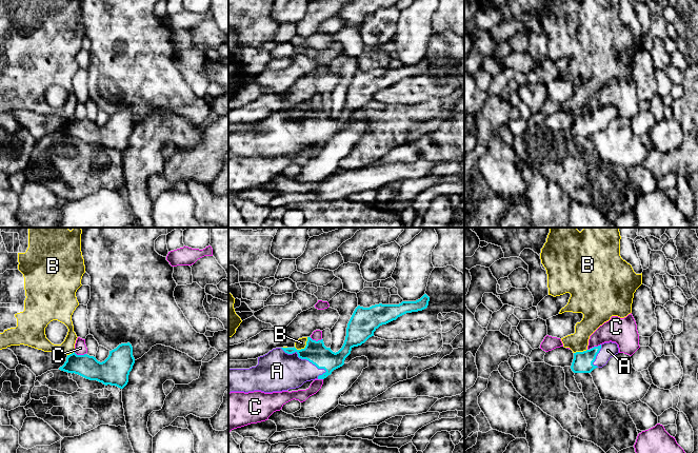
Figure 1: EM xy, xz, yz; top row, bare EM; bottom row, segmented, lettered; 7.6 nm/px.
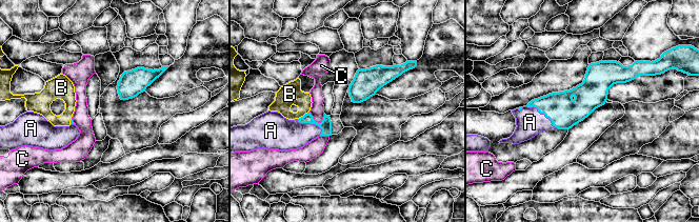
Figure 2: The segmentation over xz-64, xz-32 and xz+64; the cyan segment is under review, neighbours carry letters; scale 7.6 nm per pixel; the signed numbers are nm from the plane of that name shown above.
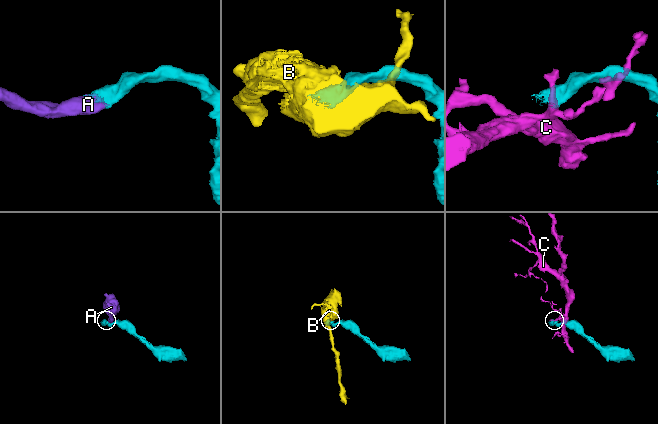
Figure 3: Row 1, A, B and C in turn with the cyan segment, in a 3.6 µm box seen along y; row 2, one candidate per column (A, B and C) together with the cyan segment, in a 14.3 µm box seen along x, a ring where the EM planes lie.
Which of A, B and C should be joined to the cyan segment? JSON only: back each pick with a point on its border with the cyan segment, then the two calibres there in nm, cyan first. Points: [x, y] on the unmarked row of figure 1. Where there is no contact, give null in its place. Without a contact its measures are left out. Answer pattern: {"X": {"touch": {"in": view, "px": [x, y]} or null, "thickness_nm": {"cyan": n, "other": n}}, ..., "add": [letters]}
{"A": {"touch": {"in": "xz", "px": [303, 122]}, "thickness_nm": {"cyan": 170, "other": 320}}, "add": ["A"]}

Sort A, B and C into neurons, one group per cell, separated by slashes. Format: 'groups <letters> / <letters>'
groups A / B / C

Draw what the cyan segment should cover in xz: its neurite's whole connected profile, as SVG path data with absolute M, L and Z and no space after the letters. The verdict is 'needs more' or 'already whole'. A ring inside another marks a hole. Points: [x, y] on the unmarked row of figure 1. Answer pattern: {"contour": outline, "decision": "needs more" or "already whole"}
{"contour": "M424 58L416 65L402 65L399 68L375 68L370 72L358 70L346 92L346 100L342 112L338 116L333 116L331 112L324 110L323 103L313 104L307 101L304 113L276 112L267 118L258 121L258 129L250 133L228 133L228 157L231 156L254 156L264 157L282 156L301 151L304 146L324 143L332 136L344 129L345 122L351 118L354 111L361 110L374 96L382 88L386 88L398 81L412 76L422 75L427 72L430 61Z", "decision": "needs more"}

